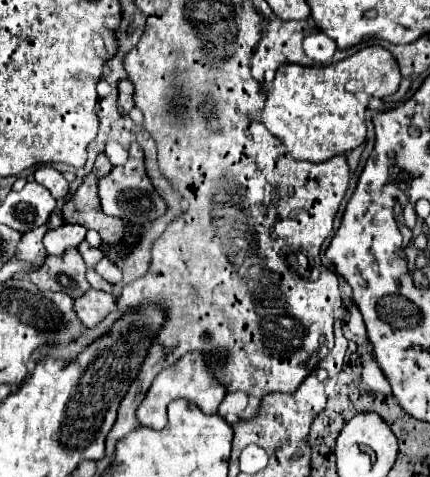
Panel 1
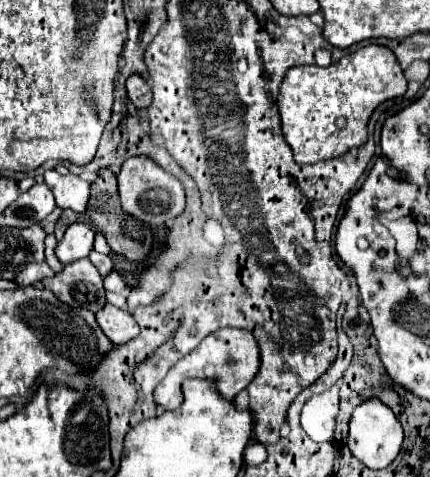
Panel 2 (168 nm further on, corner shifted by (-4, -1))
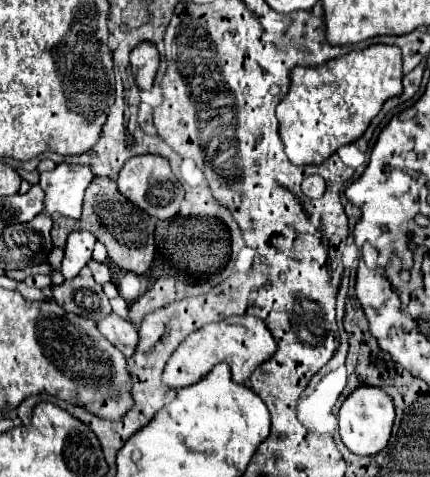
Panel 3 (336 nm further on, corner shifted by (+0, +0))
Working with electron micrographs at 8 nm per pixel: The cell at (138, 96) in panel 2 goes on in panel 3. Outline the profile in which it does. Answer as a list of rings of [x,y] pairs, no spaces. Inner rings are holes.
[[[141,42],[133,52],[131,52],[131,66],[135,80],[141,90],[149,90],[153,86],[157,68],[159,68],[159,50],[151,42]]]

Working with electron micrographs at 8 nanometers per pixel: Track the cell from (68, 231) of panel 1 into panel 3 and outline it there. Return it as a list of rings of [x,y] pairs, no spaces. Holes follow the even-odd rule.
[[[85,230],[73,232],[67,238],[67,246],[65,246],[65,258],[61,262],[61,274],[65,280],[71,280],[79,274],[79,270],[83,266],[87,266],[87,262],[91,260],[91,252],[95,246],[95,236],[91,236]]]

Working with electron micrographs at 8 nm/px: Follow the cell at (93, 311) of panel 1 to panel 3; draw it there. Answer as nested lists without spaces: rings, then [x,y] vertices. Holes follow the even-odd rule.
[[[111,314],[99,322],[99,332],[109,342],[113,342],[113,346],[117,346],[127,358],[131,358],[139,336],[137,336],[137,328],[129,320],[123,320],[117,314]]]

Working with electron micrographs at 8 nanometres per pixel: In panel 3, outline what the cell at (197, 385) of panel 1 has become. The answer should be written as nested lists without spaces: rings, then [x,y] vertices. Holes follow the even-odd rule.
[[[233,316],[229,320],[207,324],[207,326],[199,328],[197,332],[189,334],[179,344],[179,348],[175,350],[171,360],[167,362],[165,372],[163,372],[163,382],[167,386],[171,386],[173,390],[185,388],[185,386],[191,386],[197,380],[201,380],[215,364],[227,362],[231,366],[233,380],[237,384],[243,384],[249,380],[249,376],[253,374],[253,370],[259,364],[263,364],[267,358],[271,358],[275,354],[275,350],[277,350],[277,342],[261,318]]]

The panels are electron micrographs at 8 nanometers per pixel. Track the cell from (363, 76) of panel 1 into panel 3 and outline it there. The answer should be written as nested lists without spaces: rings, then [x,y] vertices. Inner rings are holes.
[[[373,44],[321,66],[293,68],[289,92],[277,106],[279,138],[289,160],[297,166],[321,164],[339,146],[355,142],[379,114],[385,100],[403,92],[401,78],[401,50],[391,44]]]

